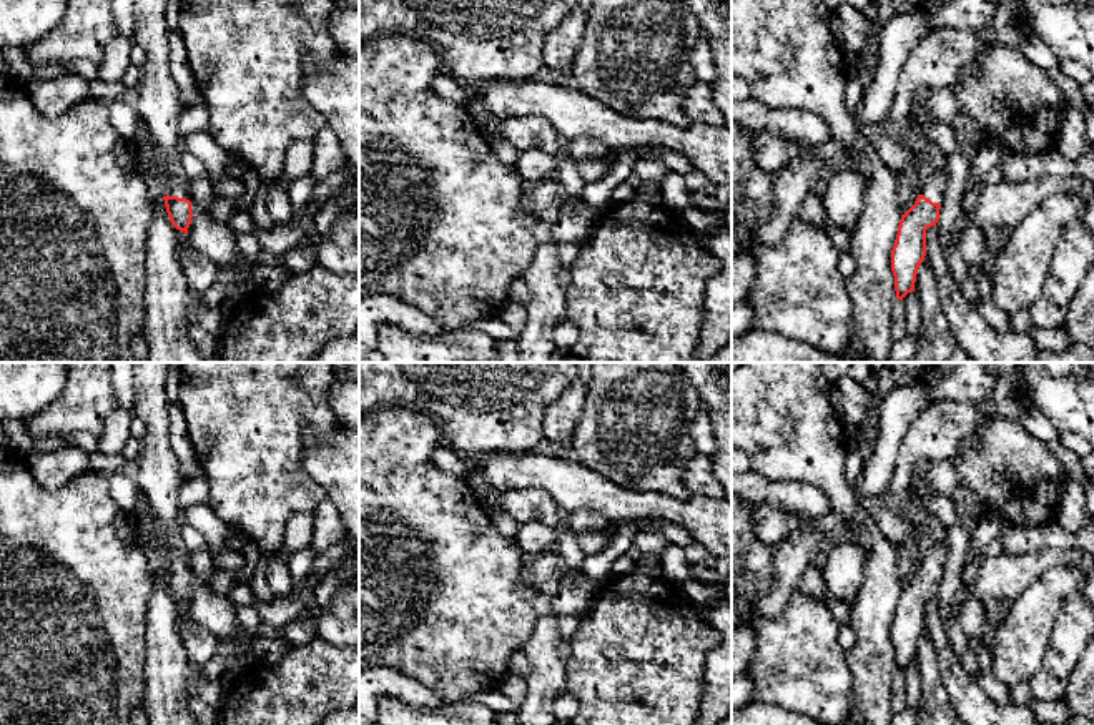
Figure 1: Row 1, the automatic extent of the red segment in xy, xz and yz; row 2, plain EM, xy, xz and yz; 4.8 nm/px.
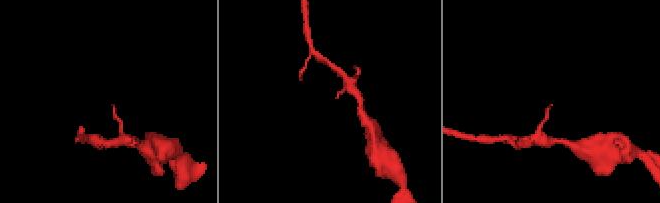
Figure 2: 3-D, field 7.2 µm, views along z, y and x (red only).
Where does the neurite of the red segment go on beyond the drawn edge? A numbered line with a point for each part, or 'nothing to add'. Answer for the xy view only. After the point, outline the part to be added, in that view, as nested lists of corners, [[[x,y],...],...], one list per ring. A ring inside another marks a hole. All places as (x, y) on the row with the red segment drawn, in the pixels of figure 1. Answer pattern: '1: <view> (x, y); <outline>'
1: xy (168, 178); [[[150,151],[145,155],[145,156],[138,156],[138,163],[140,163],[140,171],[150,180],[150,183],[155,186],[155,190],[161,190],[163,195],[170,195],[170,196],[178,196],[178,198],[186,198],[191,201],[191,211],[193,215],[196,213],[196,205],[195,201],[191,200],[191,195],[190,195],[190,190],[188,190],[188,181],[183,178],[183,175],[180,173],[178,170],[178,165],[176,161],[168,165],[168,166],[160,166],[150,155]]]

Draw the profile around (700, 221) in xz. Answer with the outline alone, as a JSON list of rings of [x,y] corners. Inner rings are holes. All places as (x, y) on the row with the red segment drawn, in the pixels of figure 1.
[[[687,206],[680,211],[685,223],[698,234],[705,236],[710,229],[718,226],[720,219],[712,211],[702,211],[695,206]]]

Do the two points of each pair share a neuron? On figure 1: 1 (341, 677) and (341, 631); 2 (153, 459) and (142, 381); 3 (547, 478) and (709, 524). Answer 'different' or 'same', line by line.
1: different
2: same
3: same

